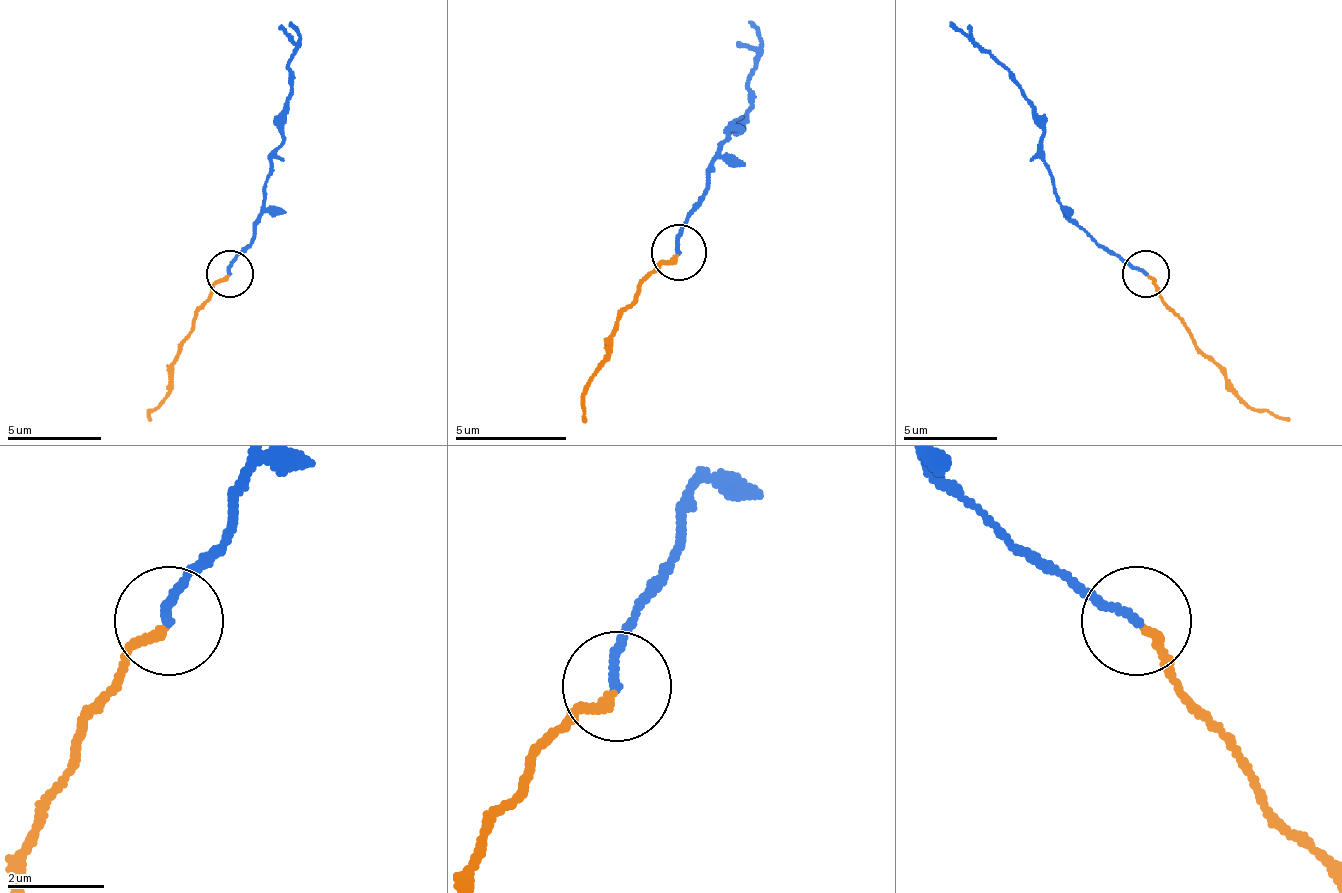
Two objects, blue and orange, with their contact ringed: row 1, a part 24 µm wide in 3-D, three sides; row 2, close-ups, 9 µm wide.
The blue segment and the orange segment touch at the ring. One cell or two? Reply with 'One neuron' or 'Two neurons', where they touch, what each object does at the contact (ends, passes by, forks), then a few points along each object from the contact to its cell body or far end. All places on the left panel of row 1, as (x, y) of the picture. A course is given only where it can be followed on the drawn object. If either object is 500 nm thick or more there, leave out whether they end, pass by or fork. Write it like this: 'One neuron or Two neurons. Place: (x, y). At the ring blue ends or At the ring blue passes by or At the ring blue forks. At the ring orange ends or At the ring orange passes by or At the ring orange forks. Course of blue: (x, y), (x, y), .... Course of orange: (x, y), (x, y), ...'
One neuron. Place: (229, 273). At the ring blue ends. At the ring orange ends. Course of blue: (228, 272), (242, 253), (261, 211), (299, 37), (289, 23). Course of orange: (228, 277), (195, 314), (172, 366), (172, 390), (153, 409), (153, 418)

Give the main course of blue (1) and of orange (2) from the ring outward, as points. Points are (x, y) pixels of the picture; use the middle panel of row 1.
1: (677, 251), (716, 156), (744, 117), (760, 40), (749, 23)
2: (677, 256), (638, 290), (610, 334), (610, 356), (588, 378), (588, 423)

